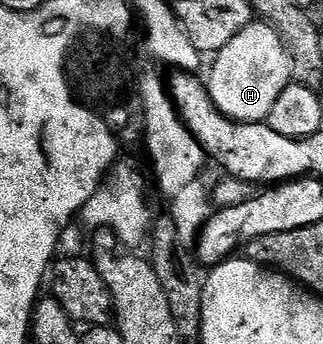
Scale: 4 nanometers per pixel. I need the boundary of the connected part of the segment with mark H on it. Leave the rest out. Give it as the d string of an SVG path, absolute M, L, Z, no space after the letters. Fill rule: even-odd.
M253 22L242 30L218 53L215 53L212 73L206 76L206 87L220 115L242 124L267 121L278 94L286 90L292 80L292 63L286 50L269 24Z

